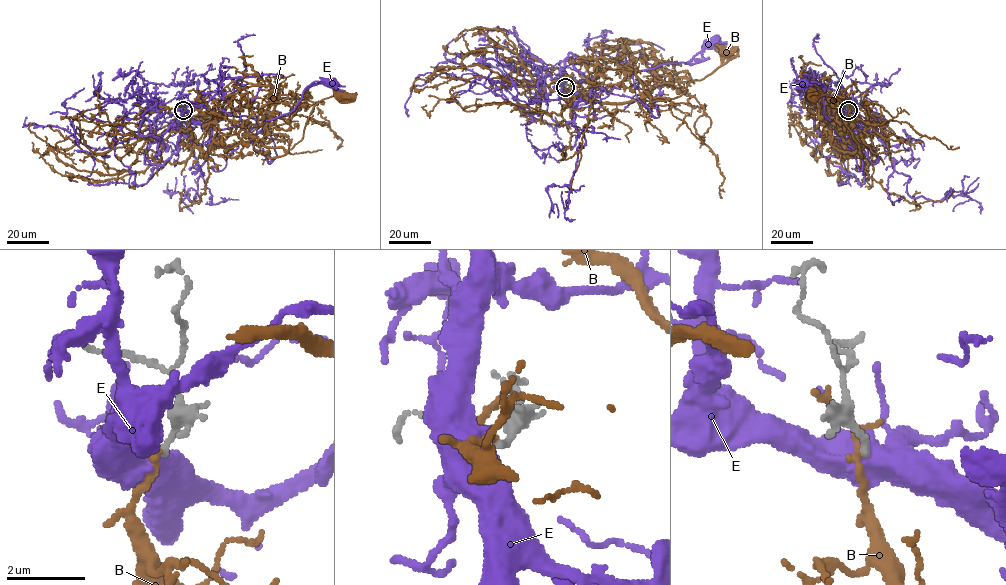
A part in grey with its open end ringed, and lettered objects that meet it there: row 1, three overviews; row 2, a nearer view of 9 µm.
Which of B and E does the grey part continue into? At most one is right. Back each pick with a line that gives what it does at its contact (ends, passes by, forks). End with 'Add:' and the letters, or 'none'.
E: it ends
Add: E

